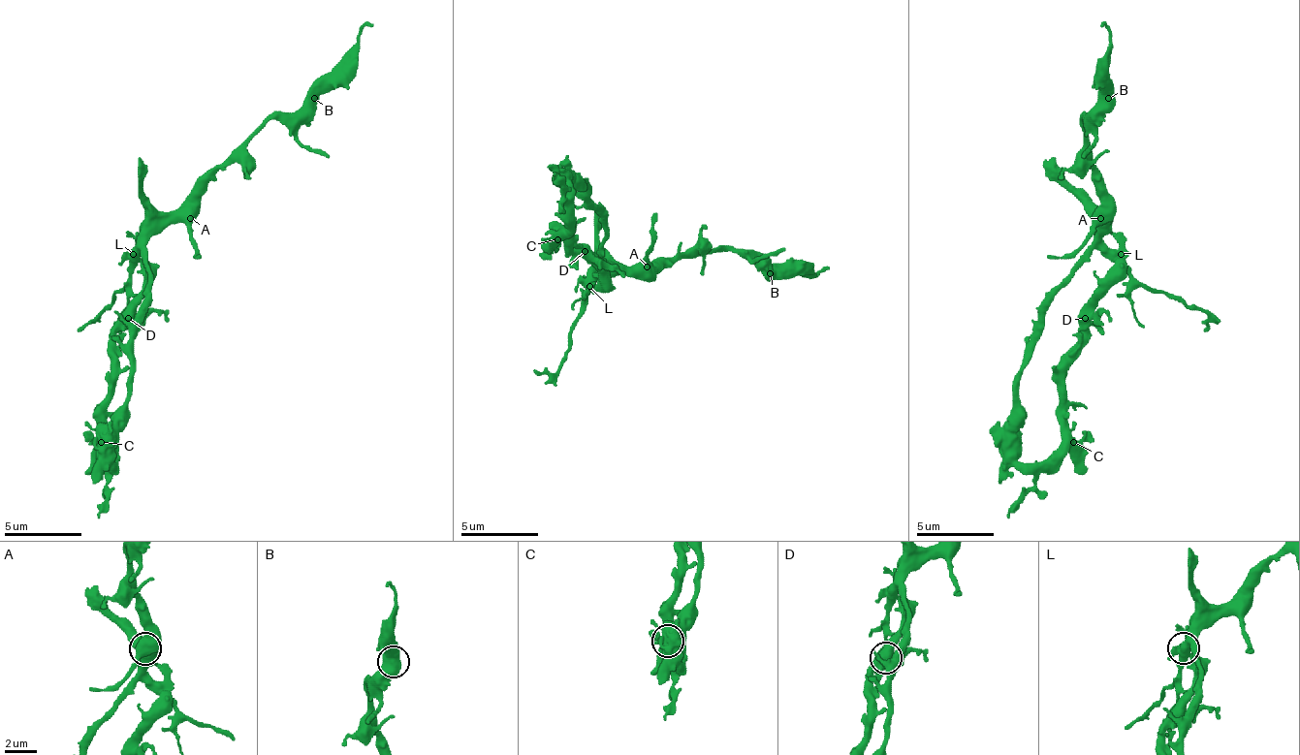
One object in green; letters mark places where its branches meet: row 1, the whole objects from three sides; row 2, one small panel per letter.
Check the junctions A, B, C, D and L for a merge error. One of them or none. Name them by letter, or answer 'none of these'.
L

